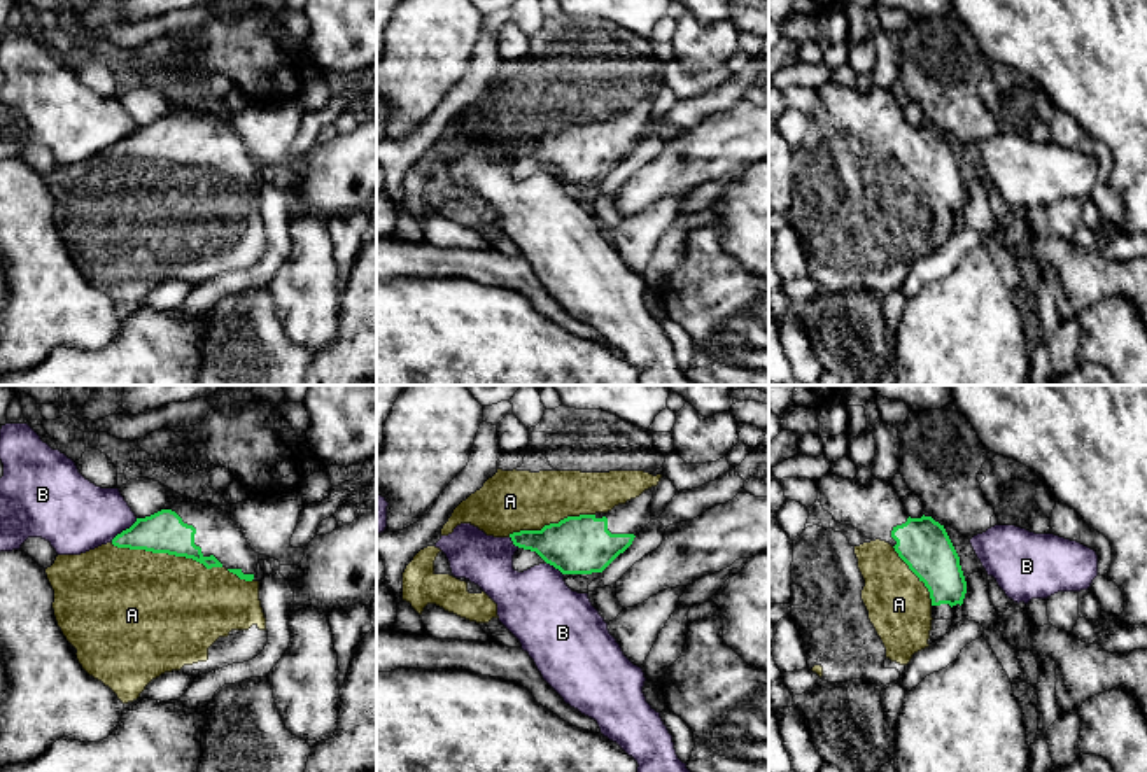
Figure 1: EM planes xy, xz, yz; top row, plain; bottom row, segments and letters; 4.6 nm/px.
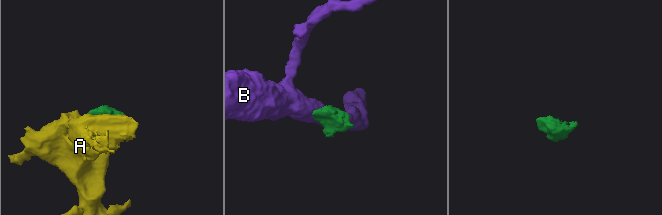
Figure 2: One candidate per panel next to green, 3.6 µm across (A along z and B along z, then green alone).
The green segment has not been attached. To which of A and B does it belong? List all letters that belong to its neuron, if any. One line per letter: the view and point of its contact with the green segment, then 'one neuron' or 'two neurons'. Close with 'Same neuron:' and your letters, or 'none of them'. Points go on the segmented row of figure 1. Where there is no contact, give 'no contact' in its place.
A: xy (167, 552) | one neuron
B: xy (123, 531) | two neurons
Same neuron: A

